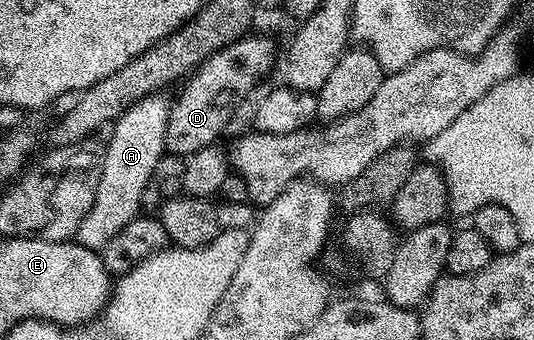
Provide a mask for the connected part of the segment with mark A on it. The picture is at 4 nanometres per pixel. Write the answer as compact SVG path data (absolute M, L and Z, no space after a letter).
M150 95L129 106L112 122L113 134L110 135L109 142L103 145L95 203L77 228L75 240L78 245L86 245L88 249L98 251L104 249L111 235L118 233L133 217L142 212L143 187L147 187L151 171L155 171L165 153L169 107L170 102L164 101L161 95Z

